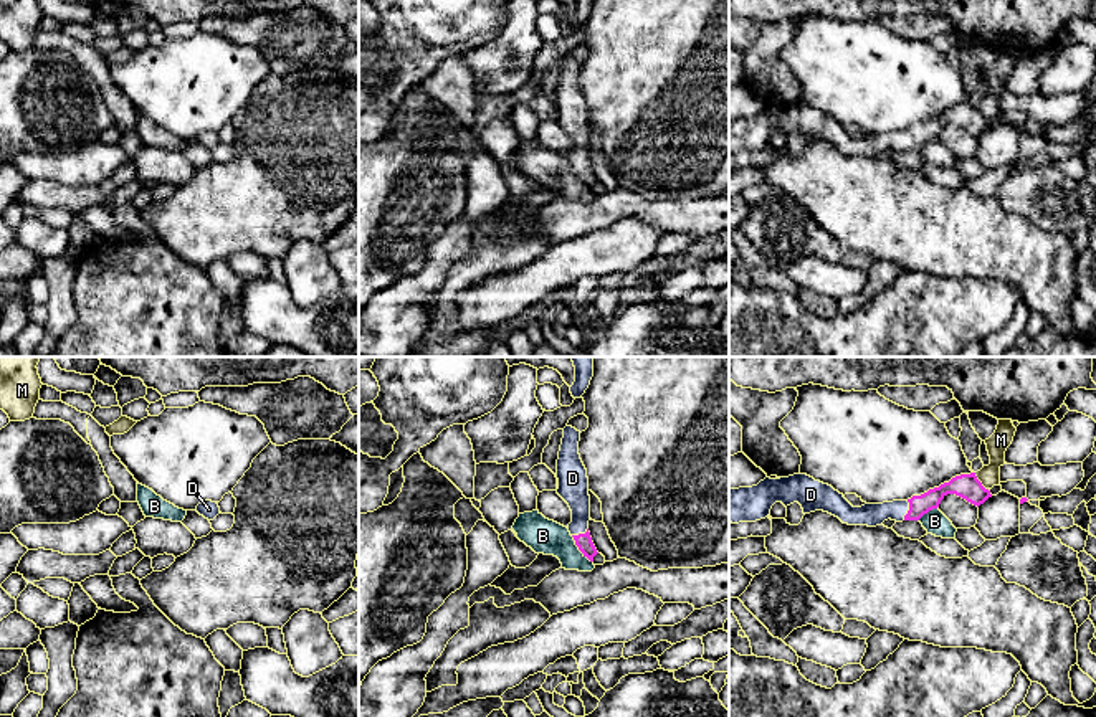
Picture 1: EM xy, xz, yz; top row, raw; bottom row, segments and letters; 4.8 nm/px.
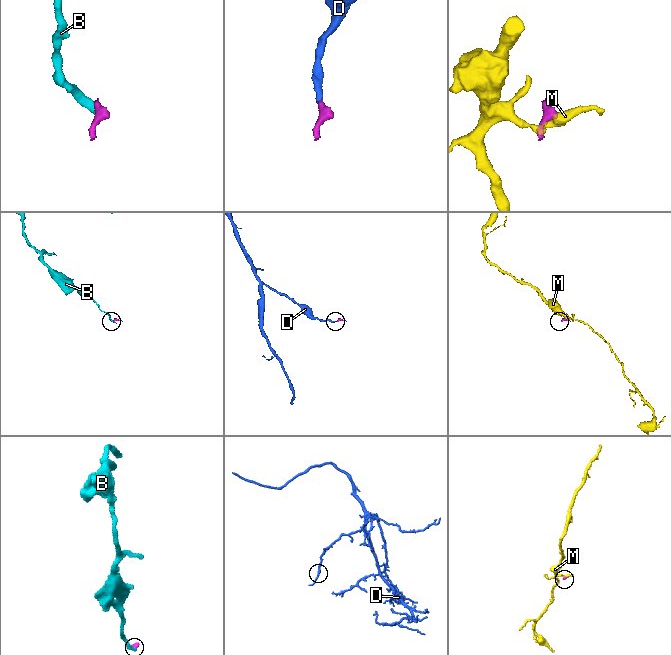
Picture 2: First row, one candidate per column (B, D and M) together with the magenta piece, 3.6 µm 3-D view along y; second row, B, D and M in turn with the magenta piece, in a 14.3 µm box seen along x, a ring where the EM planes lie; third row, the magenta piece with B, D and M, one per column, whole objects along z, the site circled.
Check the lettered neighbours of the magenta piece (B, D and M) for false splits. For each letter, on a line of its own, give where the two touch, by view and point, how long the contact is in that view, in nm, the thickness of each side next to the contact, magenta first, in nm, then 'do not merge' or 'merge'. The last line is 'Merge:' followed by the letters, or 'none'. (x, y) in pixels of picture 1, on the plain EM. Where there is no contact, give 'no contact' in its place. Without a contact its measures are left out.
B: contact xz (579, 179); length 170 nm; calibres 80 and 170 nm; do not merge
D: contact yz (908, 141); length 100 nm; calibres 100 and 110 nm; merge
M: contact yz (979, 111); length 110 nm; calibres 120 and 100 nm; do not merge
Merge: D

